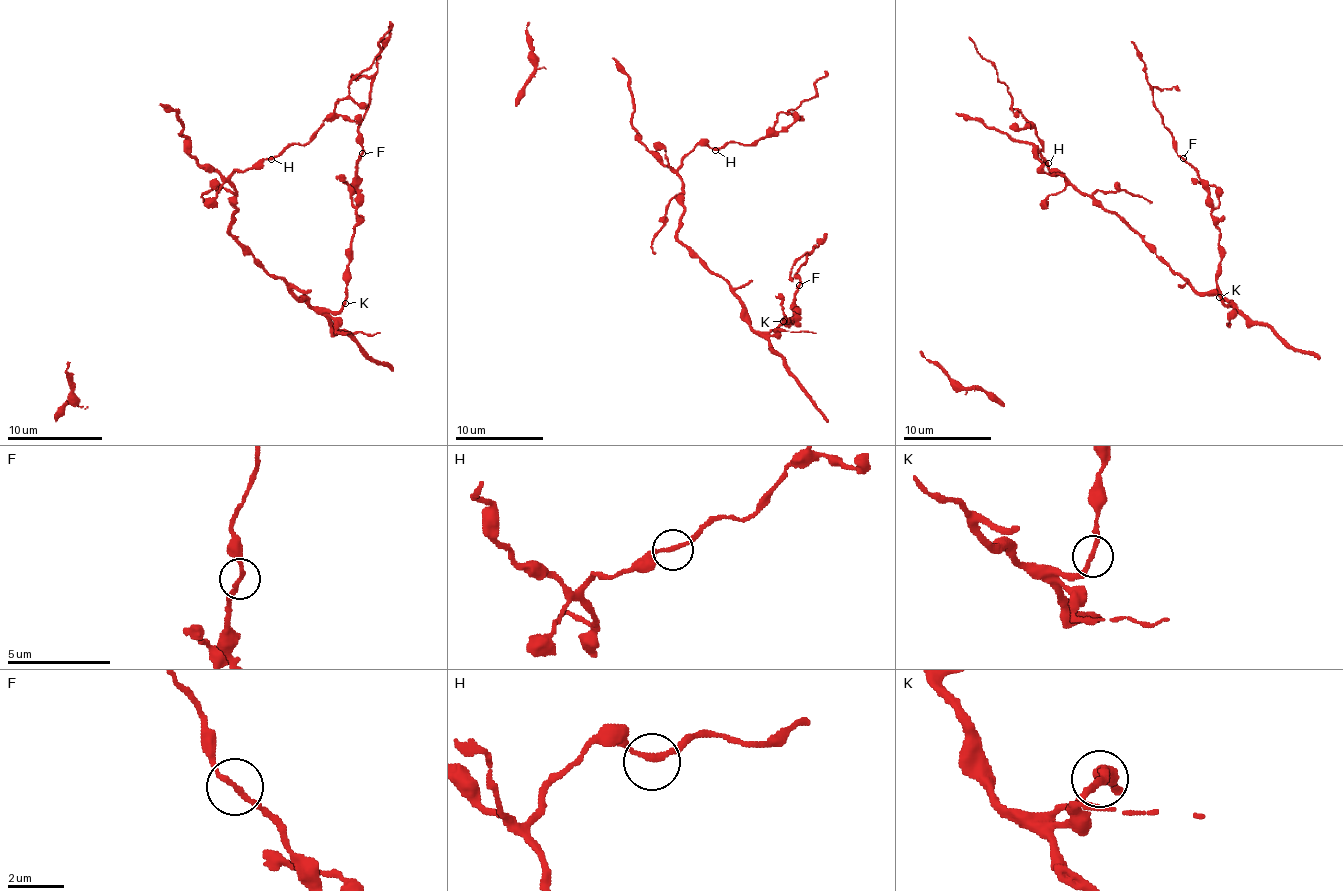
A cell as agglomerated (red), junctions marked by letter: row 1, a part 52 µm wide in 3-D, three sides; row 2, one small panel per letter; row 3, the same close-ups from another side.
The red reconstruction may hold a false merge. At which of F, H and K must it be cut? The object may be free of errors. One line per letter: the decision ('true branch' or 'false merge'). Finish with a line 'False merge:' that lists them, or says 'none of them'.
F: true branch
H: true branch
K: true branch
False merge: none of them

